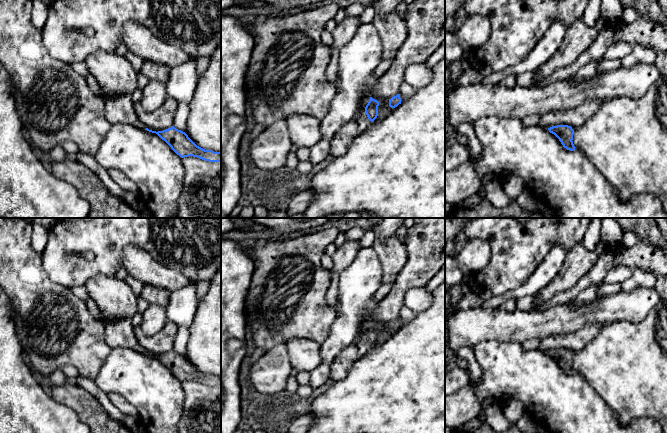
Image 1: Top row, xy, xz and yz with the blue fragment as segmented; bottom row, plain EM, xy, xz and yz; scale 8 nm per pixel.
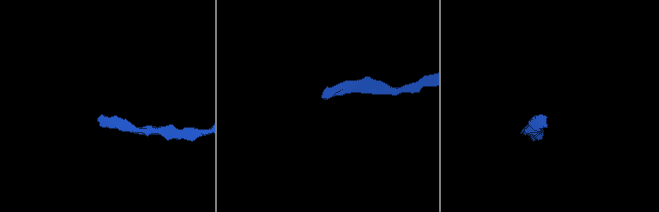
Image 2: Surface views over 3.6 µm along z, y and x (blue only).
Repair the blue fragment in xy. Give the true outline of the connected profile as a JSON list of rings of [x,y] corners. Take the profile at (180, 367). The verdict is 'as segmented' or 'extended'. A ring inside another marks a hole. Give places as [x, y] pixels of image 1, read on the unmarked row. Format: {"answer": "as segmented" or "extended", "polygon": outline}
{"answer": "extended", "polygon": [[[131,318],[108,320],[104,323],[105,342],[113,349],[127,347],[136,352],[156,357],[181,382],[193,380],[209,386],[221,386],[221,376],[197,370],[188,359],[174,350],[163,355],[149,354],[137,341]]]}

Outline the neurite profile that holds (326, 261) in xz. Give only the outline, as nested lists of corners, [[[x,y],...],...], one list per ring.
[[[323,254],[321,259],[320,259],[320,264],[321,264],[322,268],[330,271],[332,269],[332,266],[333,266],[332,257],[328,256],[326,254]]]

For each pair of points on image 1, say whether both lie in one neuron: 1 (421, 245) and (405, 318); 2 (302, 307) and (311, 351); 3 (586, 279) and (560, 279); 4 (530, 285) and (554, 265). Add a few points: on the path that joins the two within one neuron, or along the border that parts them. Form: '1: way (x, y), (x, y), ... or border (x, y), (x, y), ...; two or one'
1: border (404, 305), (398, 317); two
2: border (285, 342), (295, 337), (306, 337), (320, 344); two
3: border (595, 263), (572, 287), (558, 292); two
4: way (536, 282), (548, 270); one

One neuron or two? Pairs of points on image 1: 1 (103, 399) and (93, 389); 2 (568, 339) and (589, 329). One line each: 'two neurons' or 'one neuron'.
1: one neuron
2: one neuron

